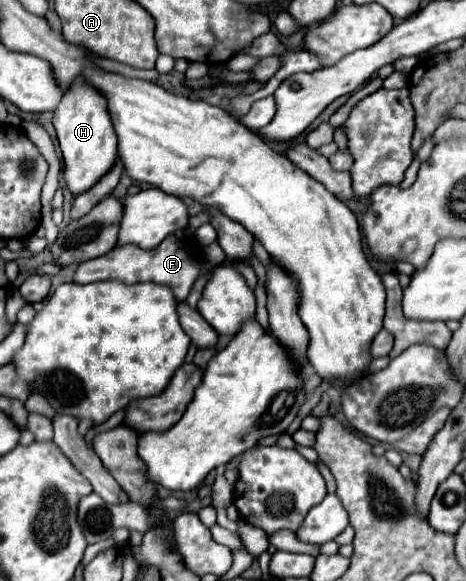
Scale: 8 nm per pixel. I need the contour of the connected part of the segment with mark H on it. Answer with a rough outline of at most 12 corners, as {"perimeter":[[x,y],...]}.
{"perimeter":[[77,79],[53,125],[65,187],[81,195],[111,171],[107,99]]}

